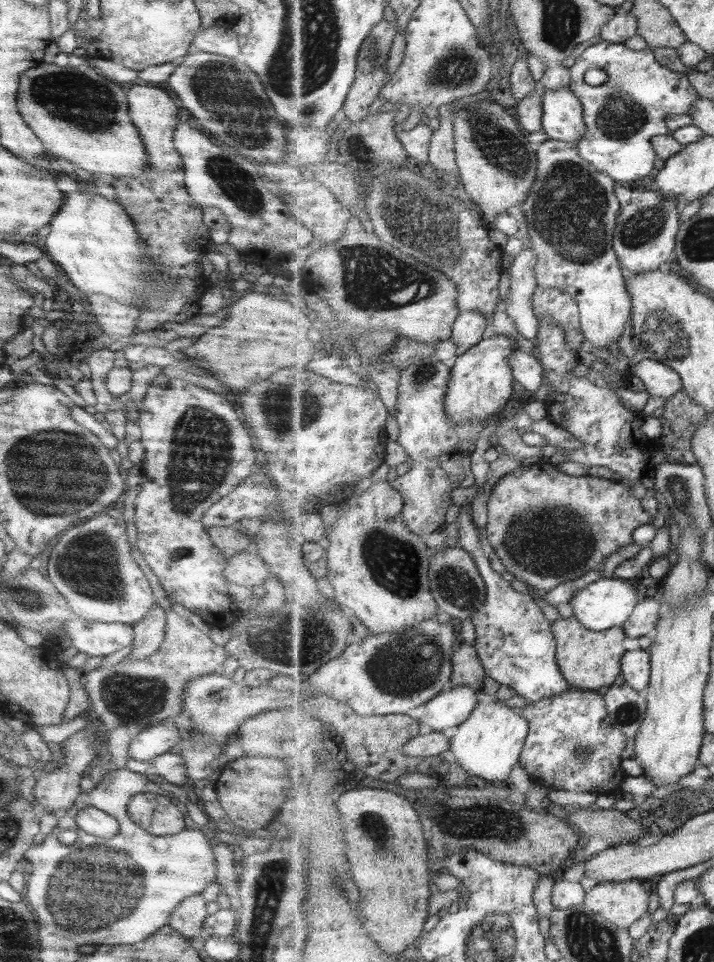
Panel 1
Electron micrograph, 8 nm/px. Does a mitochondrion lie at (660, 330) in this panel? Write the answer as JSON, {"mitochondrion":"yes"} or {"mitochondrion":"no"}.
{"mitochondrion":"yes"}

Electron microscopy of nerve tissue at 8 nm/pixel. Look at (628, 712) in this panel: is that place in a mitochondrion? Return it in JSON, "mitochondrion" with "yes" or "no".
{"mitochondrion":"yes"}

